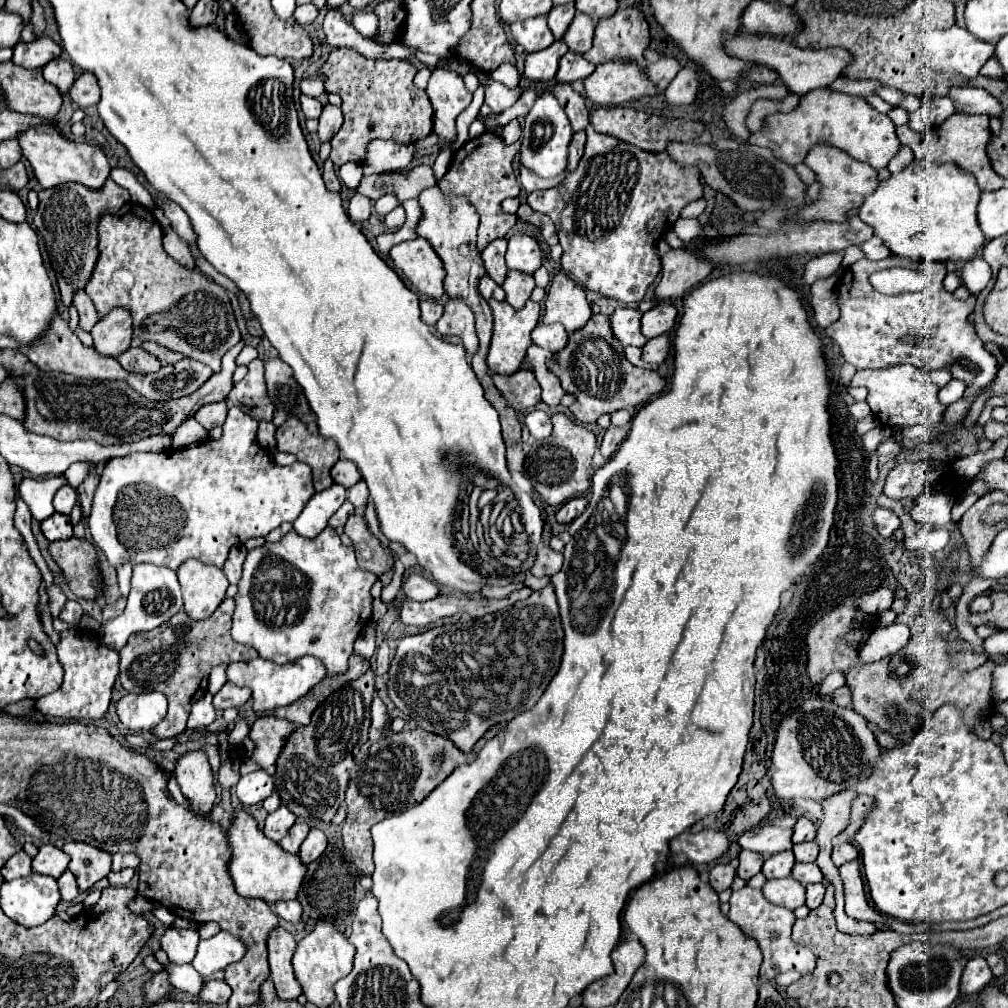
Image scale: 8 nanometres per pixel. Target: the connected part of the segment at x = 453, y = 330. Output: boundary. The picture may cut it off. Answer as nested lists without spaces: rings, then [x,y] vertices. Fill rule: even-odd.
[[[448,300],[442,318],[436,322],[436,330],[446,336],[462,338],[466,358],[472,360],[478,350],[478,336],[474,330],[474,312],[462,300]]]

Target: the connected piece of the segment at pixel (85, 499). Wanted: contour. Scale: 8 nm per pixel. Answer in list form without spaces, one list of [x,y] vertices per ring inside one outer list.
[[[96,468],[90,472],[90,476],[78,486],[80,492],[80,506],[82,506],[82,520],[88,522],[90,510],[92,510],[92,500],[94,500],[94,492],[96,492],[96,484],[98,484],[100,476],[96,474]]]

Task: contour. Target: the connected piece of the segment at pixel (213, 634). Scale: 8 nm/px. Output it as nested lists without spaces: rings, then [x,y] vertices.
[[[226,598],[206,620],[194,620],[182,610],[148,634],[132,634],[124,650],[120,650],[120,682],[124,690],[136,694],[158,690],[168,698],[168,714],[152,730],[156,738],[174,738],[186,730],[190,708],[208,692],[208,676],[216,666],[258,656],[252,646],[234,642],[230,636],[234,606],[234,598]]]

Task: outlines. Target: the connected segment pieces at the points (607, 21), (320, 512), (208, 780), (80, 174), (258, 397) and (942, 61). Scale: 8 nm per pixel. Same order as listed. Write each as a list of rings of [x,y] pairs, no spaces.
[[[634,6],[628,8],[618,8],[612,16],[602,18],[596,24],[596,32],[594,32],[594,42],[592,48],[584,54],[584,58],[592,64],[602,64],[606,60],[634,60],[642,70],[646,68],[646,60],[644,60],[644,50],[650,44],[650,26],[646,22],[646,18],[642,16],[642,12]]]
[[[332,484],[328,490],[312,496],[312,502],[302,510],[302,514],[294,520],[294,530],[305,538],[314,538],[320,530],[326,528],[328,518],[342,506],[346,500],[346,488],[340,484]]]
[[[202,750],[186,752],[174,762],[174,776],[182,794],[190,800],[190,810],[196,814],[208,814],[216,800],[214,776],[208,756]]]
[[[44,120],[42,124],[36,124],[34,128],[20,132],[18,142],[22,148],[22,156],[32,164],[34,176],[42,188],[52,188],[52,186],[58,186],[64,182],[80,182],[90,188],[100,188],[104,184],[104,180],[108,178],[110,164],[108,164],[104,152],[98,146],[64,138],[56,130],[54,120]]]
[[[260,358],[248,364],[248,374],[244,380],[234,384],[232,392],[226,398],[226,406],[240,406],[248,416],[258,422],[272,422],[274,404],[268,398],[266,380],[264,380],[264,362]]]
[[[952,26],[950,30],[932,30],[922,38],[928,64],[934,72],[960,74],[970,80],[994,54],[994,46],[974,38],[968,30]]]

